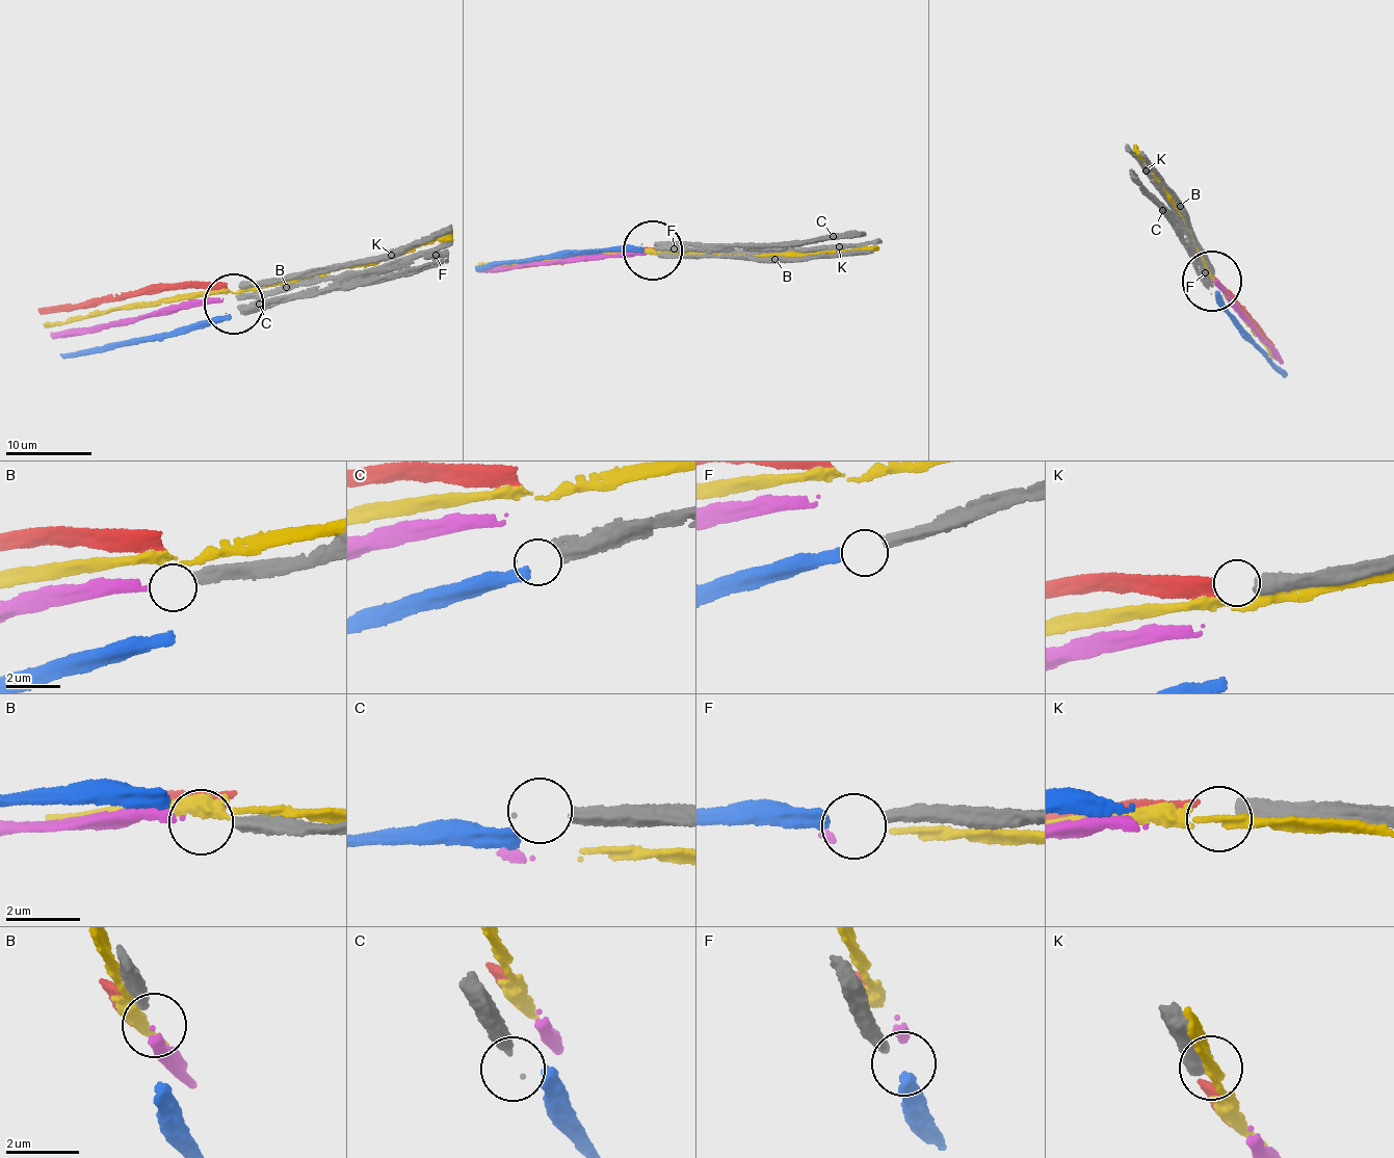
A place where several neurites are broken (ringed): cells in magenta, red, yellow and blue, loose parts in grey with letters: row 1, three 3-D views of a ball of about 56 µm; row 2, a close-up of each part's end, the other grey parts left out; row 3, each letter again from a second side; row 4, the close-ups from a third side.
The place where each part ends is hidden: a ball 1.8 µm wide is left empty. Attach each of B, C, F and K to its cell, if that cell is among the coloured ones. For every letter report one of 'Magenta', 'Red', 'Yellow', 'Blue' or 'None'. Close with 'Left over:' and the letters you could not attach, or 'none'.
B: Magenta
C: None
F: Blue
K: Red
Left over: C

